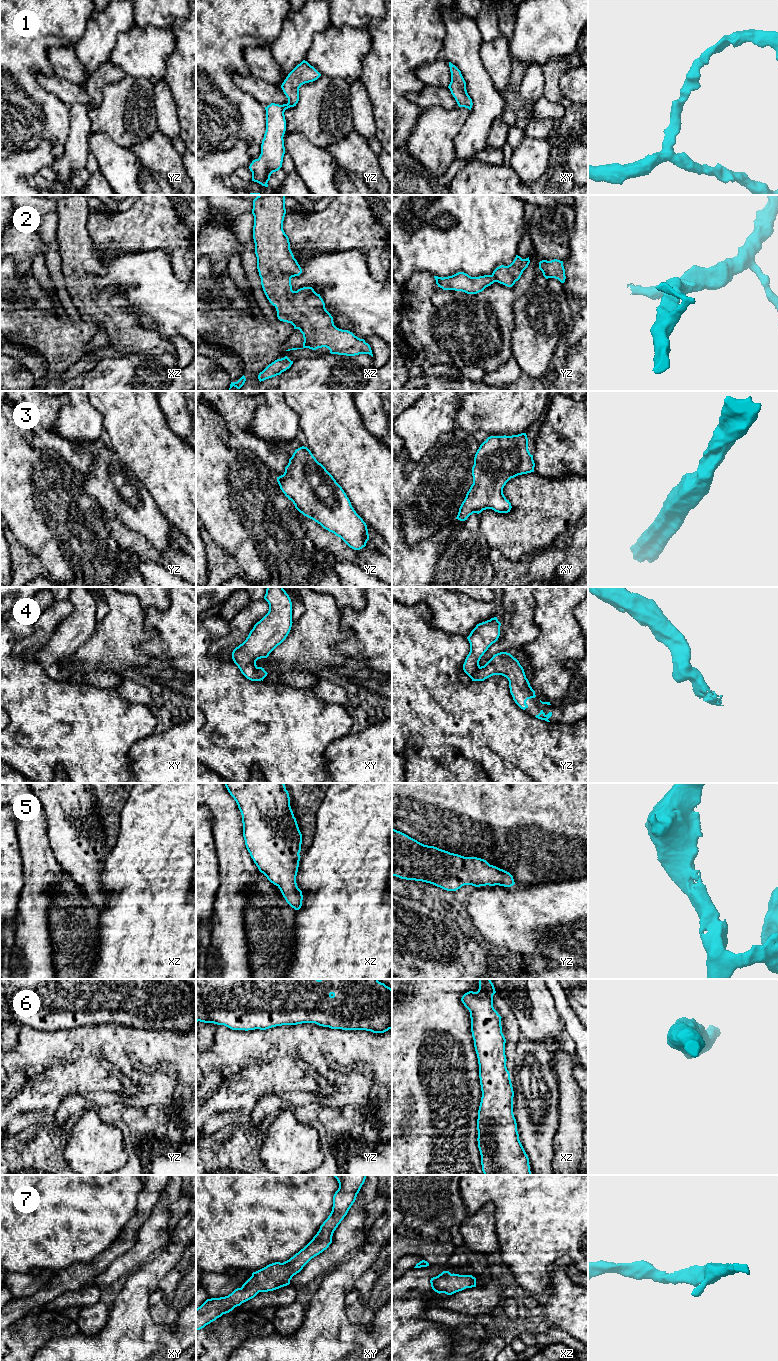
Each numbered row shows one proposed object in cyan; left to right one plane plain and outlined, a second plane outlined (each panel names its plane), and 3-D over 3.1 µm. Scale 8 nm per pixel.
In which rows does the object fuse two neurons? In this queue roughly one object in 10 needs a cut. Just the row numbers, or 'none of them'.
none of them

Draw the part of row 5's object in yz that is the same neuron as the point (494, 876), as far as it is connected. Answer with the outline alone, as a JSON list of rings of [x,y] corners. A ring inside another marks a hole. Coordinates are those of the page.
[[[392,828],[392,876],[422,881],[447,891],[464,885],[504,886],[515,884],[513,876],[486,860],[424,845]]]

